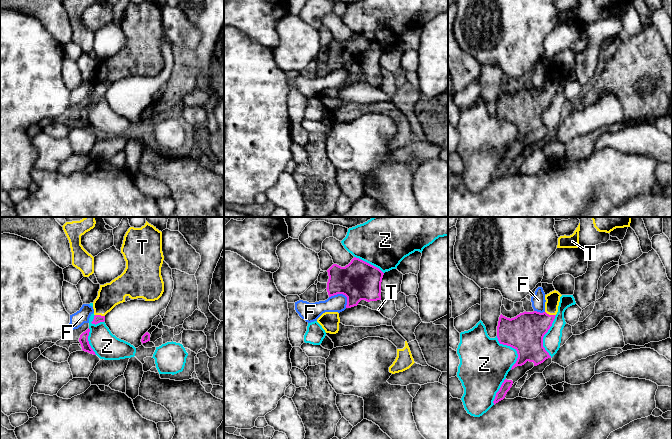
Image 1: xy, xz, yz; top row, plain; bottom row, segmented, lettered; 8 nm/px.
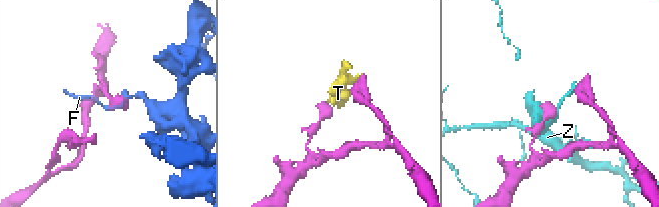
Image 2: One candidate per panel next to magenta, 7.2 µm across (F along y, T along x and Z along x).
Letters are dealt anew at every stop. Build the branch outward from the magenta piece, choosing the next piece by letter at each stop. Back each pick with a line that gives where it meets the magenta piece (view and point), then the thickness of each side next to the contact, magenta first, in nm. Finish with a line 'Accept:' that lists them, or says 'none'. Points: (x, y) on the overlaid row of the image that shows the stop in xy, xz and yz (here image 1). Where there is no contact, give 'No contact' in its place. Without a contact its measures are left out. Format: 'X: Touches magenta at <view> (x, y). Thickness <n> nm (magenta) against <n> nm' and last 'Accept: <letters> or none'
T: Touches magenta at yz (550, 315). Thickness 300 nm (magenta) against 110 nm
Accept: T

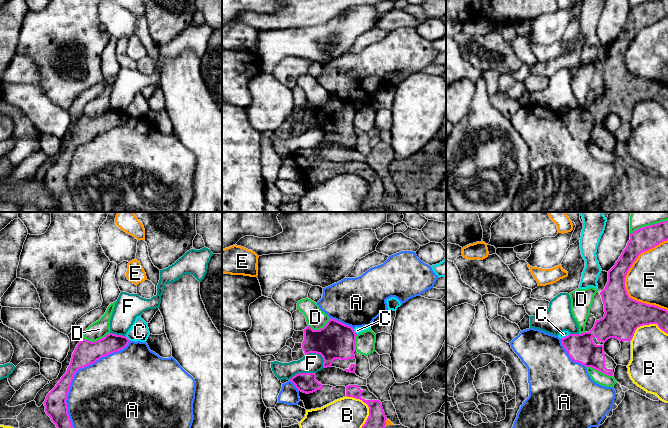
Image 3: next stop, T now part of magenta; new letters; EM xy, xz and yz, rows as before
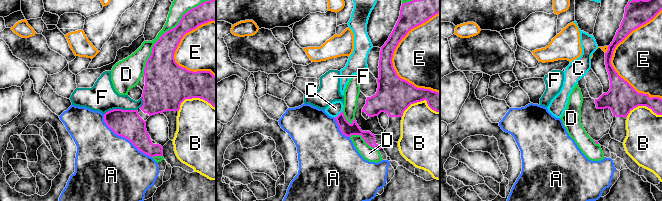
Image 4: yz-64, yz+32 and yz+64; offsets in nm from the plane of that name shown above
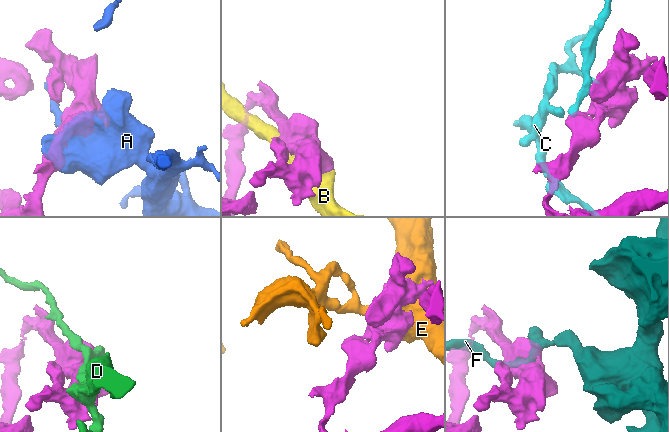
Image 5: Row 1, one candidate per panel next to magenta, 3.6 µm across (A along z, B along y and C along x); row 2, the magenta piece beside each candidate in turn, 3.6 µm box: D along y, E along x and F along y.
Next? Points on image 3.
Accept: none

